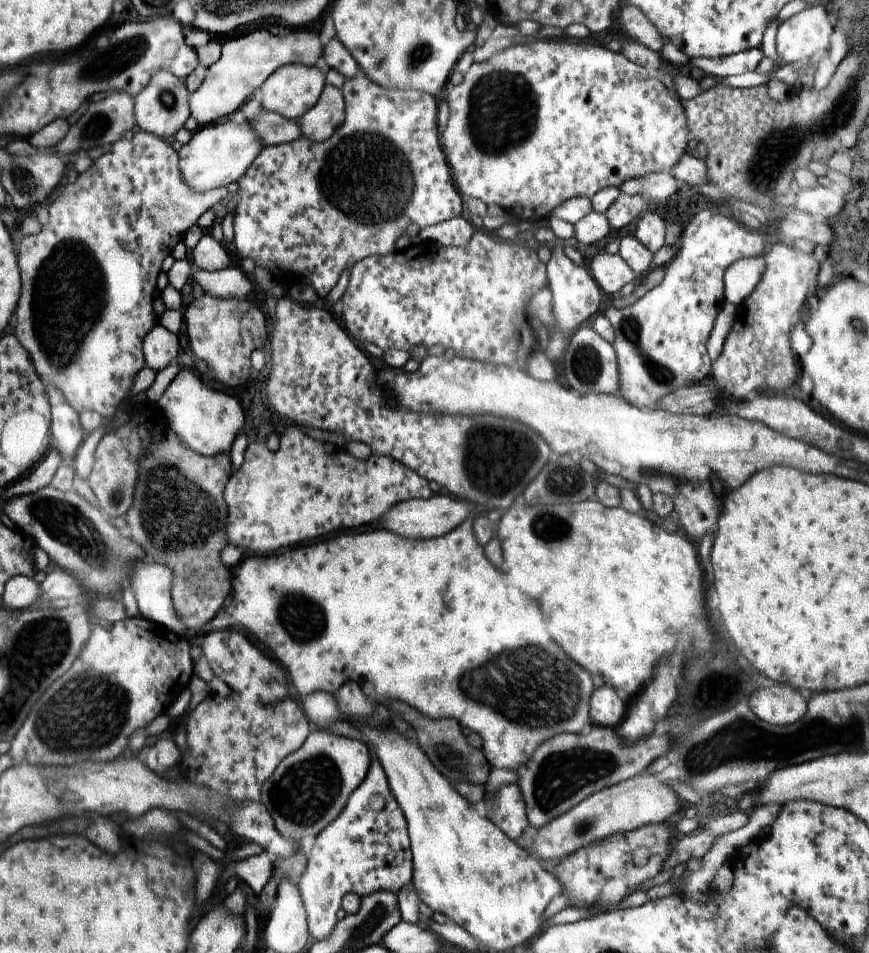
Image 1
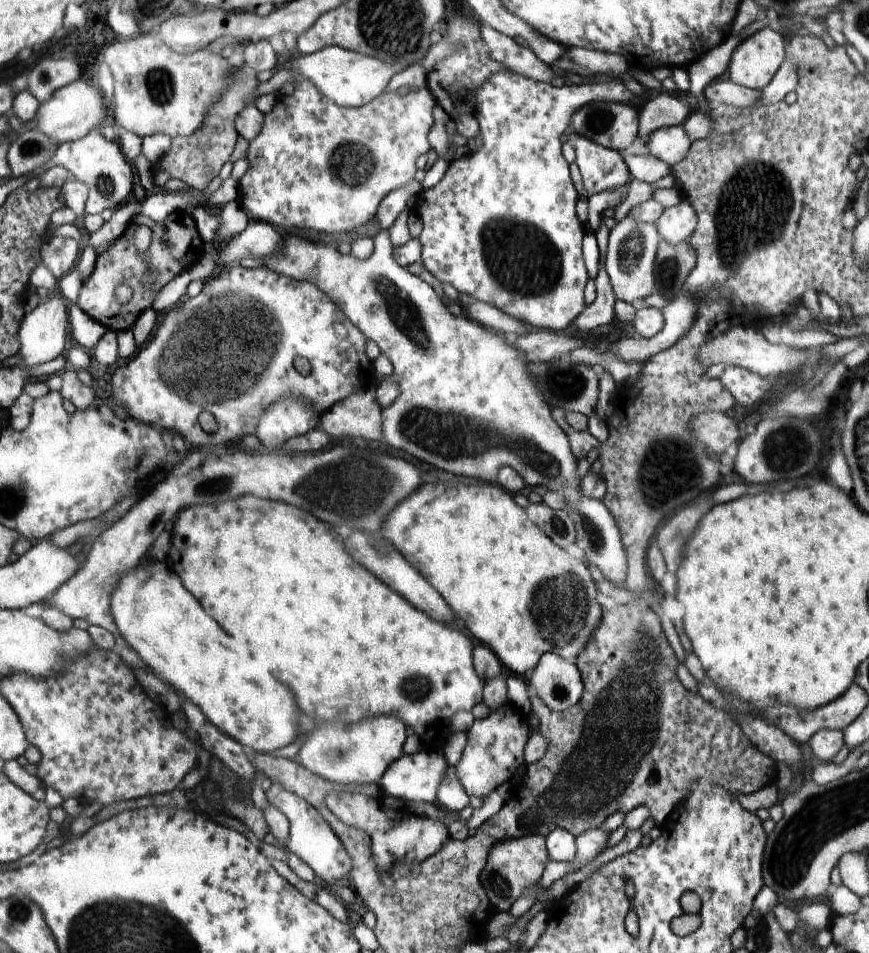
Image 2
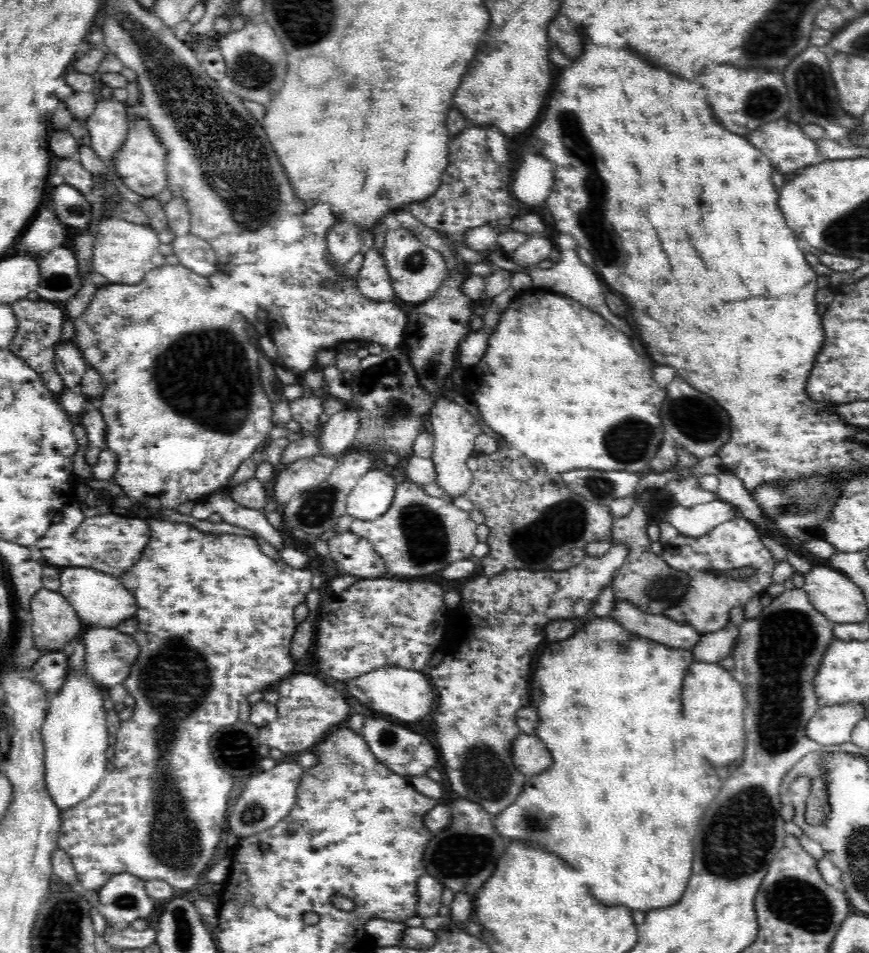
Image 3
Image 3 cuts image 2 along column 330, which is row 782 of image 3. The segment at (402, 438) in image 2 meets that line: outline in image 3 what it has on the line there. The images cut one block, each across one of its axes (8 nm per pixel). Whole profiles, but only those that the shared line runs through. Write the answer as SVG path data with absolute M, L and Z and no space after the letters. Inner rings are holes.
M278 762L273 768L251 776L246 788L227 817L230 830L238 838L256 835L263 830L276 826L290 814L296 804L296 786L304 774L304 767L297 762Z

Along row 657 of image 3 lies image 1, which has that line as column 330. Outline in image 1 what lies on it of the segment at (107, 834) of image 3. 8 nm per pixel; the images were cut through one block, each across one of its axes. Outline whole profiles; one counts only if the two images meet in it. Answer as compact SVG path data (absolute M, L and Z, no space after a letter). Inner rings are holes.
M360 69L356 76L346 79L346 84L341 88L341 91L346 104L345 119L328 140L314 142L310 138L298 137L292 142L265 146L260 150L260 154L250 164L246 174L239 178L237 193L240 195L240 202L237 204L237 213L233 223L234 246L243 259L250 258L260 268L266 268L287 290L298 286L298 284L304 284L304 286L312 286L317 295L324 298L327 298L330 290L336 286L342 272L352 268L356 262L370 255L392 254L395 251L396 240L406 232L408 224L417 224L419 228L426 229L434 224L461 216L465 200L451 179L445 154L440 148L437 124L438 105L432 95L412 89L382 88L382 86L374 84Z

